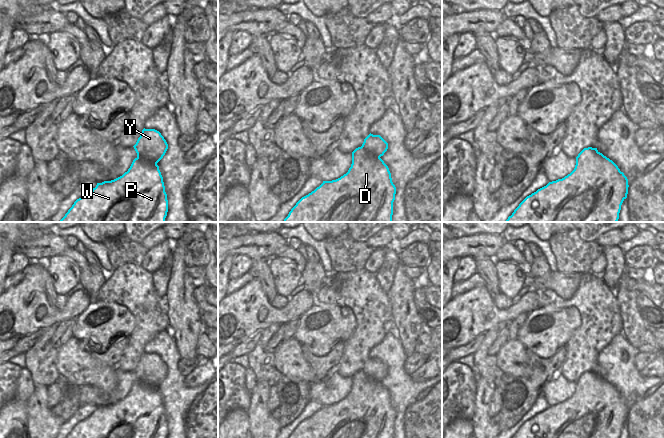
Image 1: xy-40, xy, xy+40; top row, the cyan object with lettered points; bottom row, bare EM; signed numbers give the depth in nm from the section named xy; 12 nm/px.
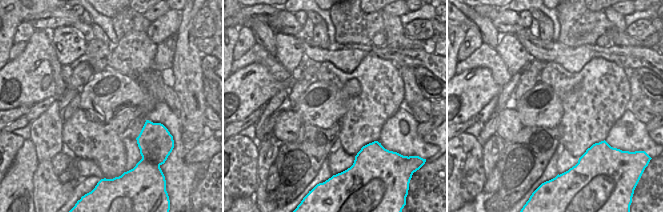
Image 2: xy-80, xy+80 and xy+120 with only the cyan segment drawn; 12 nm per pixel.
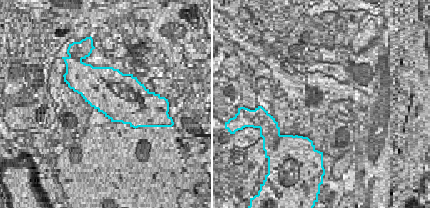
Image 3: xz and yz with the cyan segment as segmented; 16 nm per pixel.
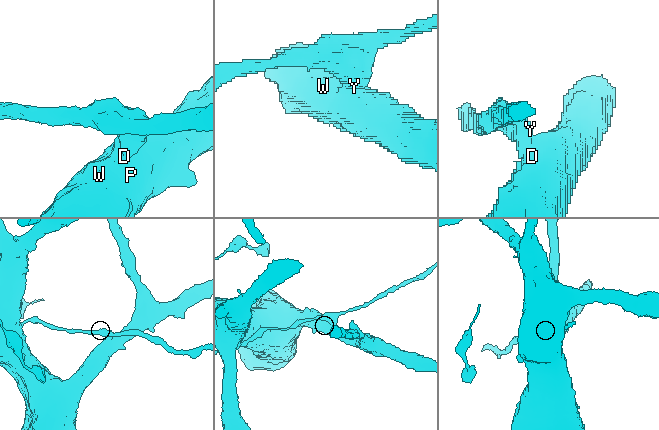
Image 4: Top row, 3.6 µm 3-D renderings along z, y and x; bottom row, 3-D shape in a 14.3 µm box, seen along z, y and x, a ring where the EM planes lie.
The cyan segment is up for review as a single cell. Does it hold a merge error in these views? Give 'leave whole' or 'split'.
split

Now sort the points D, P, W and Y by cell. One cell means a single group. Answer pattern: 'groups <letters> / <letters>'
groups D P W / Y

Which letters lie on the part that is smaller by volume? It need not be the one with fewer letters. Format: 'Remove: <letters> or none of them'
Remove: Y

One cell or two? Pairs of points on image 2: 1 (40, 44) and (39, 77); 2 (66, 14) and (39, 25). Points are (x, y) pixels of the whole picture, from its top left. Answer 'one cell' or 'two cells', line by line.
1: one cell
2: one cell

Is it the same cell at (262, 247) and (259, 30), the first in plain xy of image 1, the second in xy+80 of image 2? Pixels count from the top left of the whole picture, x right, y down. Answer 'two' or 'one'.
two

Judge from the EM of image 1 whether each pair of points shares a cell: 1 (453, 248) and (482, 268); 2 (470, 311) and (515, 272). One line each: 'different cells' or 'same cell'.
1: different cells
2: different cells

